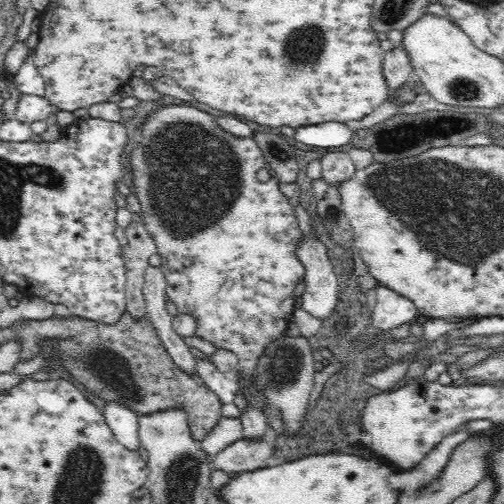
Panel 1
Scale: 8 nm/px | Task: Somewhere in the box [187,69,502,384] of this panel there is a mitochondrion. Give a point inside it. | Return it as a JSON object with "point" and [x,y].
{"point":[462,89]}

